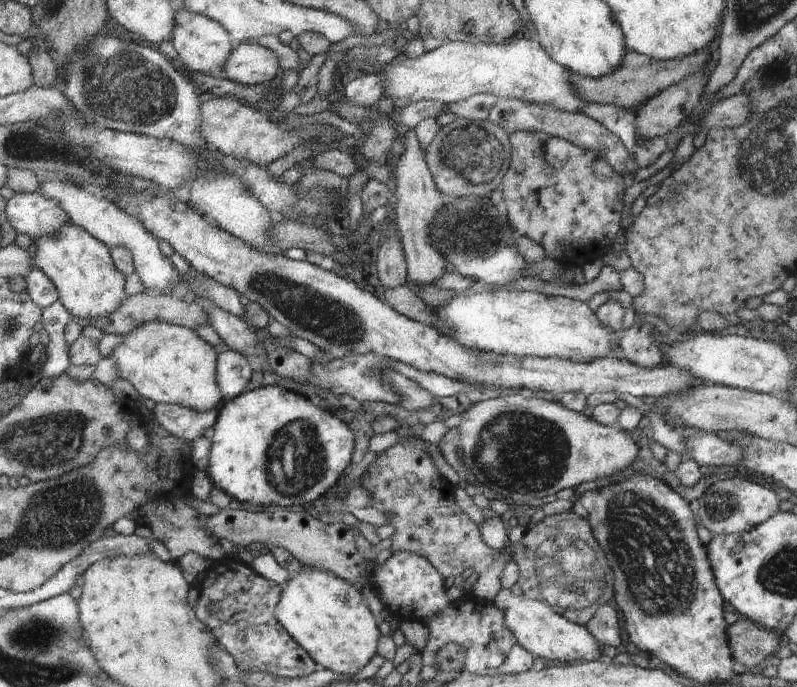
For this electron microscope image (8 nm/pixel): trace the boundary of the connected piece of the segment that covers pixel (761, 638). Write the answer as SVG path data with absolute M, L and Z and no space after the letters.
M740 617L727 628L727 639L735 661L756 668L763 660L774 656L778 650L779 636L759 627L755 622Z

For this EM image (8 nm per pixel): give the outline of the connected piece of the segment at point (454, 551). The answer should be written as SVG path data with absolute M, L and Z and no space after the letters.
M411 435L401 437L401 442L398 445L387 448L383 453L378 454L376 461L365 472L370 472L370 477L364 479L362 476L359 484L368 492L371 492L373 496L373 503L370 507L377 508L382 512L388 512L388 510L394 512L394 516L389 523L396 527L392 536L392 547L390 548L392 552L410 551L423 556L433 564L437 571L440 571L444 579L448 576L456 577L462 574L466 568L472 568L473 572L478 574L477 595L492 603L492 600L502 588L500 578L509 557L507 553L490 548L482 540L479 526L454 501L454 491L457 486L451 485L441 476L432 459L427 455L424 443L424 440L420 442L420 438Z

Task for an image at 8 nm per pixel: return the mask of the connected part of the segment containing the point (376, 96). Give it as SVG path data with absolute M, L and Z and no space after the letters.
M366 72L348 82L344 94L354 106L371 106L383 98L383 80L376 73Z

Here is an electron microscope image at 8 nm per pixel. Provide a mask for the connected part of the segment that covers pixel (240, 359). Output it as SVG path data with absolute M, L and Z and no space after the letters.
M229 349L217 354L215 381L225 402L242 394L252 378L252 368L246 357L239 352Z

